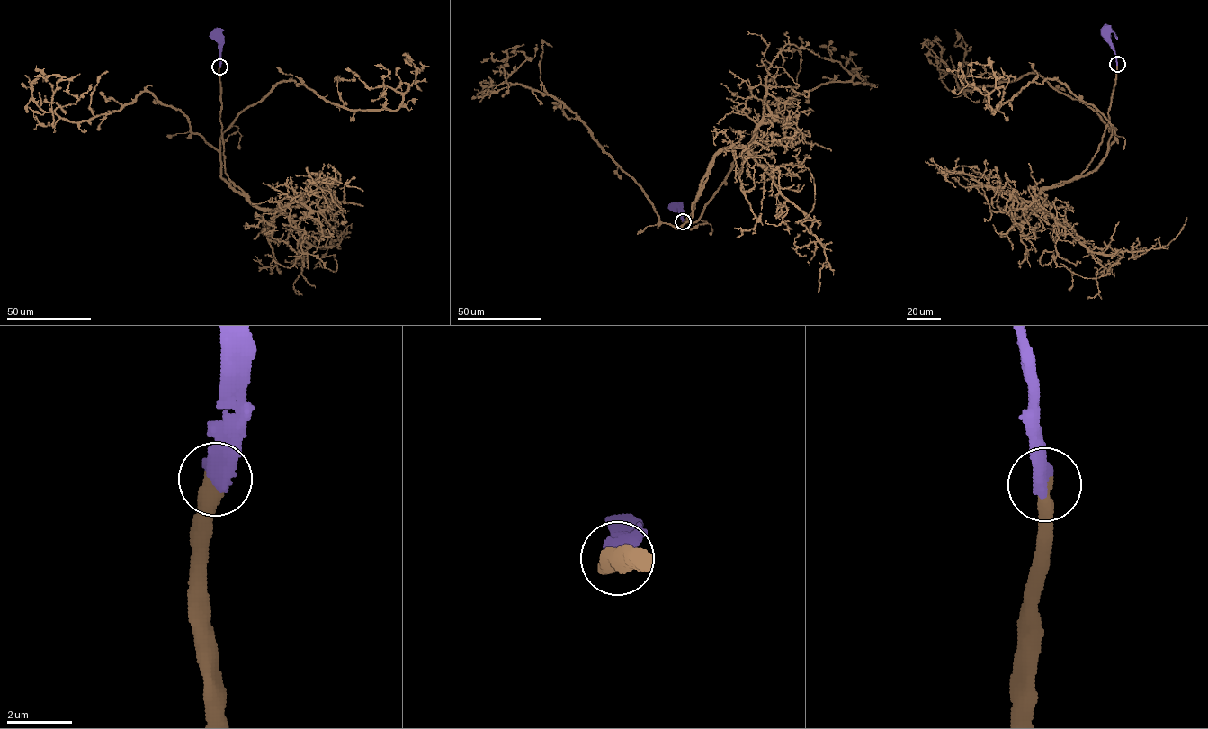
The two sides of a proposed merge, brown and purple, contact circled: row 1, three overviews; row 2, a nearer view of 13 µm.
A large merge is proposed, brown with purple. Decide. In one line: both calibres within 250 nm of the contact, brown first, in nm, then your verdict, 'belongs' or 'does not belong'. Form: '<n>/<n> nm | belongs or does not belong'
440/550 nm | belongs

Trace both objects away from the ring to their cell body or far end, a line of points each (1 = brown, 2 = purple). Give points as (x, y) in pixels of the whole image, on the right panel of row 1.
1: (1117, 64), (1098, 149), (1048, 187), (1091, 173), (1110, 128), (1037, 75), (951, 92), (936, 37)
2: (1117, 64), (1114, 50), (1104, 32)

